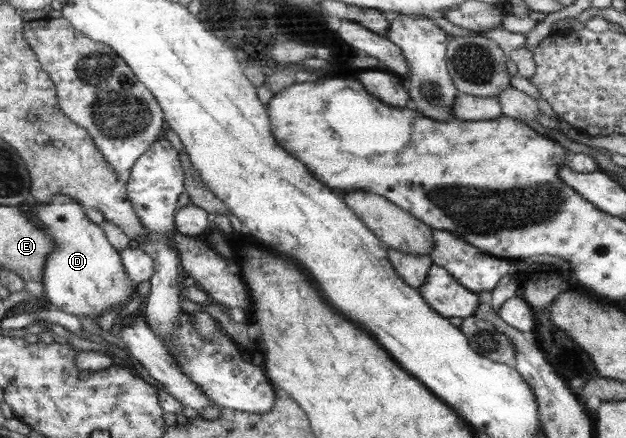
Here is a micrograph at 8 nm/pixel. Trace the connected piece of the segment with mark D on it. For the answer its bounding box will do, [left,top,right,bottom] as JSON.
[23,194,138,323]

